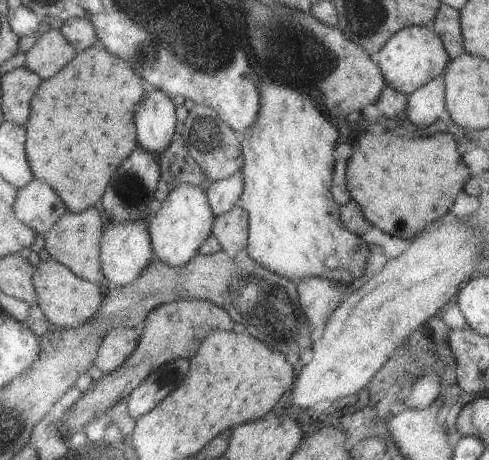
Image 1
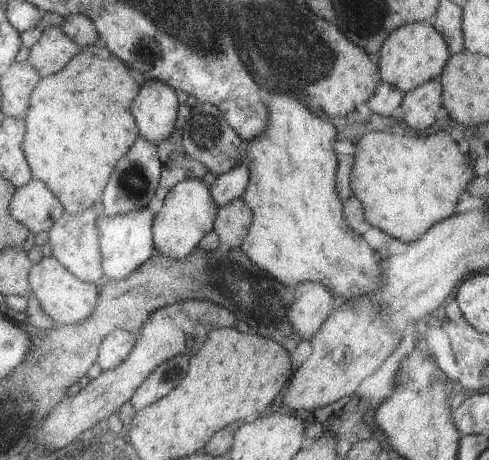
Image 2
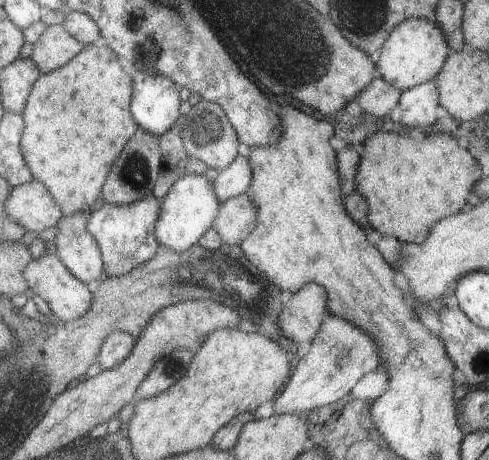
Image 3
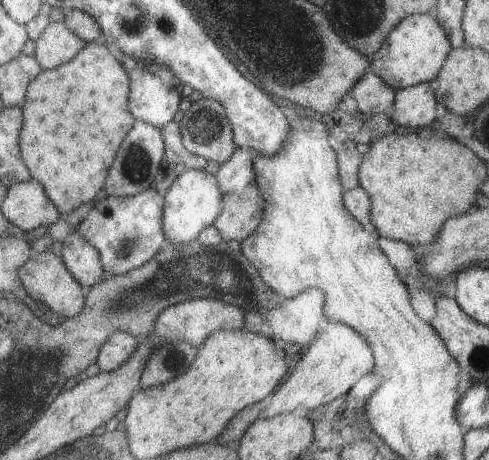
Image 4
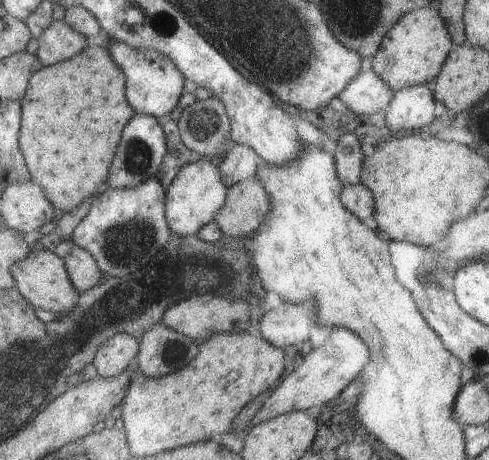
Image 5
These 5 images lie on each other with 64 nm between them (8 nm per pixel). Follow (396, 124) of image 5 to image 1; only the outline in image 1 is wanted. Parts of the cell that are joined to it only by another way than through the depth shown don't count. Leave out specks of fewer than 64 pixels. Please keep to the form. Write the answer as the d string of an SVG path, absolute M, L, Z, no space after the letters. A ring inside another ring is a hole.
M437 76L433 78L431 82L423 84L421 88L417 88L415 92L411 92L407 96L407 102L405 102L405 116L407 120L413 124L413 126L429 126L433 124L435 120L439 120L439 114L445 110L445 80L443 76Z

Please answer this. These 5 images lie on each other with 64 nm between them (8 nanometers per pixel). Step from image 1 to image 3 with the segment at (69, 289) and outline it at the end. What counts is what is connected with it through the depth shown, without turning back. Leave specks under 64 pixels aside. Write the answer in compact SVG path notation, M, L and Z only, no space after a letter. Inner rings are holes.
M43 254L35 260L31 260L27 264L27 268L23 270L23 280L29 288L29 296L33 296L41 304L41 308L47 314L55 316L57 322L61 322L61 324L83 316L83 312L87 312L87 308L91 304L91 292L97 290L97 286L99 286L99 282L95 282L95 284L79 282L61 266L61 262L55 256L49 256L49 254Z

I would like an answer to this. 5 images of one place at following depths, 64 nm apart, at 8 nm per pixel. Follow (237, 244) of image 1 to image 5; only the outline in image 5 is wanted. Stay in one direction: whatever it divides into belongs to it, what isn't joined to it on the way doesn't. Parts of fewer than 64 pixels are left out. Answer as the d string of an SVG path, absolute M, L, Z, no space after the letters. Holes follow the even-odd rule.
M257 178L227 188L227 198L221 210L213 216L219 230L227 238L245 238L259 228L269 210L267 192L261 188Z

